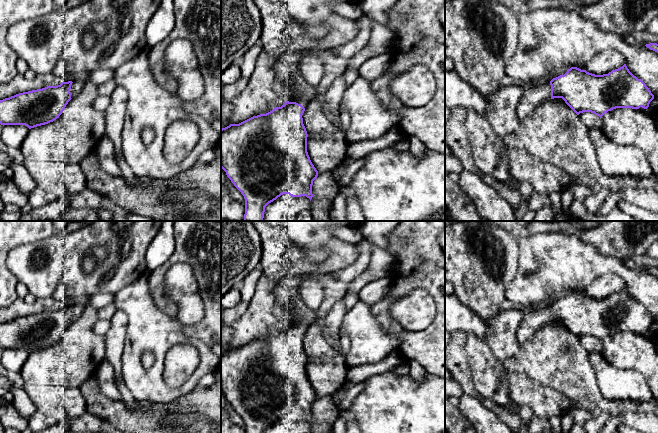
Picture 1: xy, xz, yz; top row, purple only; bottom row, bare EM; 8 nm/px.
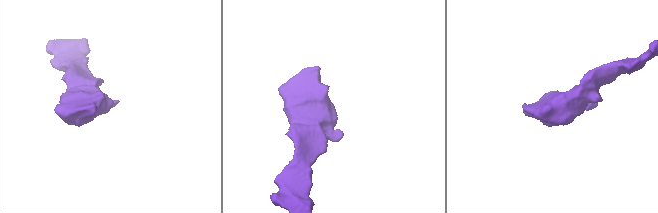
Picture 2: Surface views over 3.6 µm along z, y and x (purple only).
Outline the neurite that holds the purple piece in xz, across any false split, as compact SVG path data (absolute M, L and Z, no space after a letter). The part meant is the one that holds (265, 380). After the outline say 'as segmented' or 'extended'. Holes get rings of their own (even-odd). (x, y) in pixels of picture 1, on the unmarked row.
M290 319L281 331L221 353L221 392L244 420L245 433L265 433L269 427L283 418L289 418L292 421L306 420L311 425L312 409L318 400L318 395L307 376L308 358L302 342L307 328L305 320Z; extended

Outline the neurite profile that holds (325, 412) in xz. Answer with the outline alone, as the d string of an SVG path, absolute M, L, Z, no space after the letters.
M331 395L318 399L312 409L311 433L332 433L339 410Z

